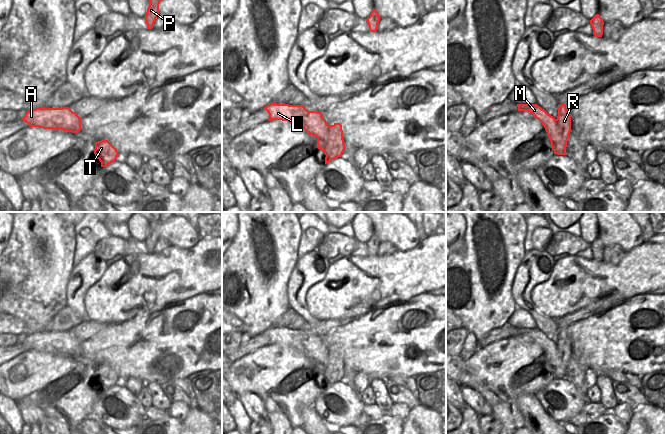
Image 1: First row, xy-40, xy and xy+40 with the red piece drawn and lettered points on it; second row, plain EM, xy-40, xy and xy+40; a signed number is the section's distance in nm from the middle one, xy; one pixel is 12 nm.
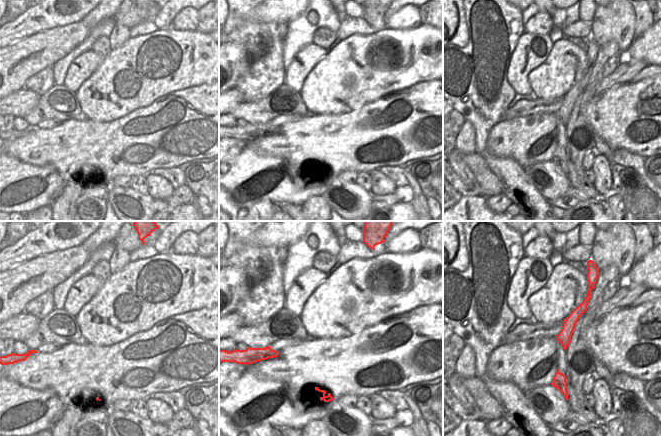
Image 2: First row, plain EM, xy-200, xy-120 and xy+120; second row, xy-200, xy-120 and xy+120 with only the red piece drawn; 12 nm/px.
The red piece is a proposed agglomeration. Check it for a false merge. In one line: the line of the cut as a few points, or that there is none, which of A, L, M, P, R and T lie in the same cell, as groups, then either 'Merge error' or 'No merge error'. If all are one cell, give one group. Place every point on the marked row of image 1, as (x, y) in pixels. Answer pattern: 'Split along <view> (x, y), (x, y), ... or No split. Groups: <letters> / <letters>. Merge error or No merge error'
Split along xy (330, 126), (328, 138), (333, 141), (333, 150), (327, 162). Groups: A L M T / P R. Merge error.

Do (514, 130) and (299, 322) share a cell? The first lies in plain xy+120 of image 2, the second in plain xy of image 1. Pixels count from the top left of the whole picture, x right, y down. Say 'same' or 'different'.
different

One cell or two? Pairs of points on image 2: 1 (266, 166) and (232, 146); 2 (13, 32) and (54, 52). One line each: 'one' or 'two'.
1: one
2: two

